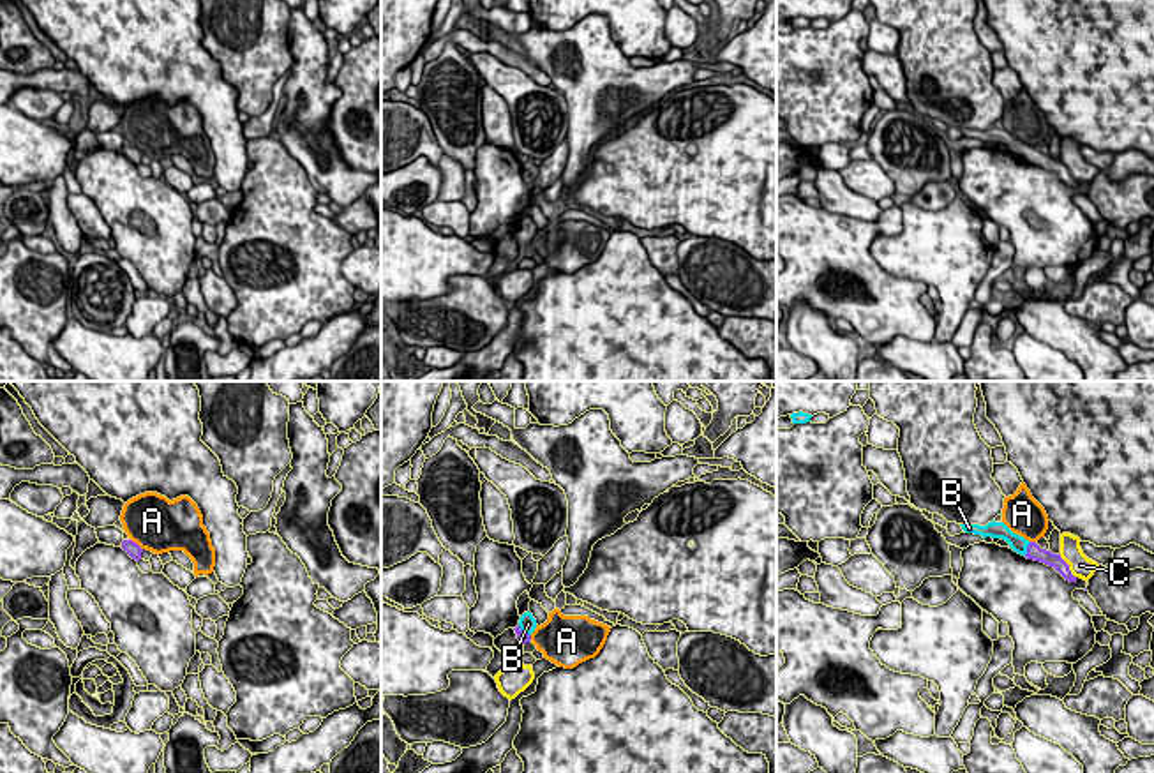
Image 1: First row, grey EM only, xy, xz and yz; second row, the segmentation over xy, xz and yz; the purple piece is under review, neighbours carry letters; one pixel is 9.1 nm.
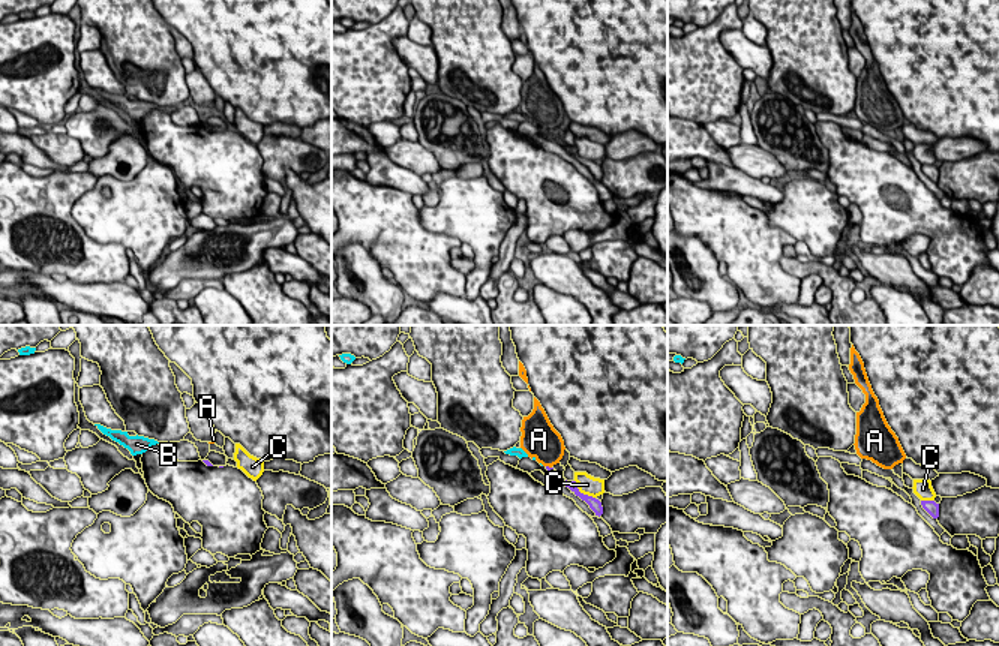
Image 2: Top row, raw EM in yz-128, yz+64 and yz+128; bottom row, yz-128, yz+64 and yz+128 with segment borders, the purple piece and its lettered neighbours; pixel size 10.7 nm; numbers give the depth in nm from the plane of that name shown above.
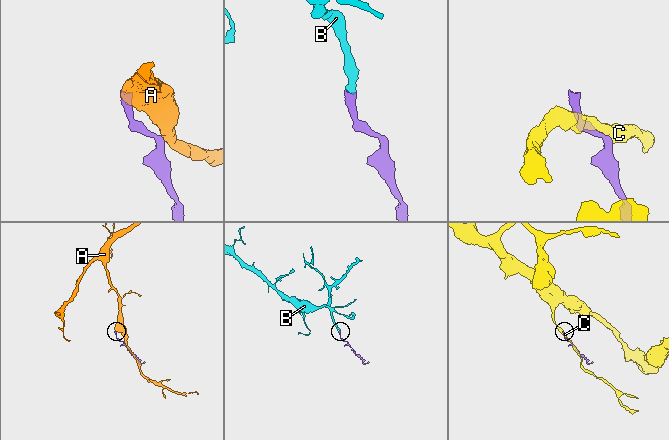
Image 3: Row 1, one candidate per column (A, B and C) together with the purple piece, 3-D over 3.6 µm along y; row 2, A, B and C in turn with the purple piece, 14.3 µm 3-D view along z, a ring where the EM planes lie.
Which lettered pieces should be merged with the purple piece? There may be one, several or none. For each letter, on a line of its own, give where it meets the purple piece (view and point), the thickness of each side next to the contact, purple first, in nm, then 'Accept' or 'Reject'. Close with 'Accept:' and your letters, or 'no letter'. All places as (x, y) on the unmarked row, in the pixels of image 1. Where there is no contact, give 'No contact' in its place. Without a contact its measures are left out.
A: Touches purple at xy (136, 149). Thickness 140 nm (purple) against 500 nm. Reject
B: Touches purple at yz (1027, 154). Thickness 140 nm (purple) against 160 nm. Accept
C: Touches purple at yz (1068, 172). Thickness 130 nm (purple) against 200 nm. Reject
Accept: B

